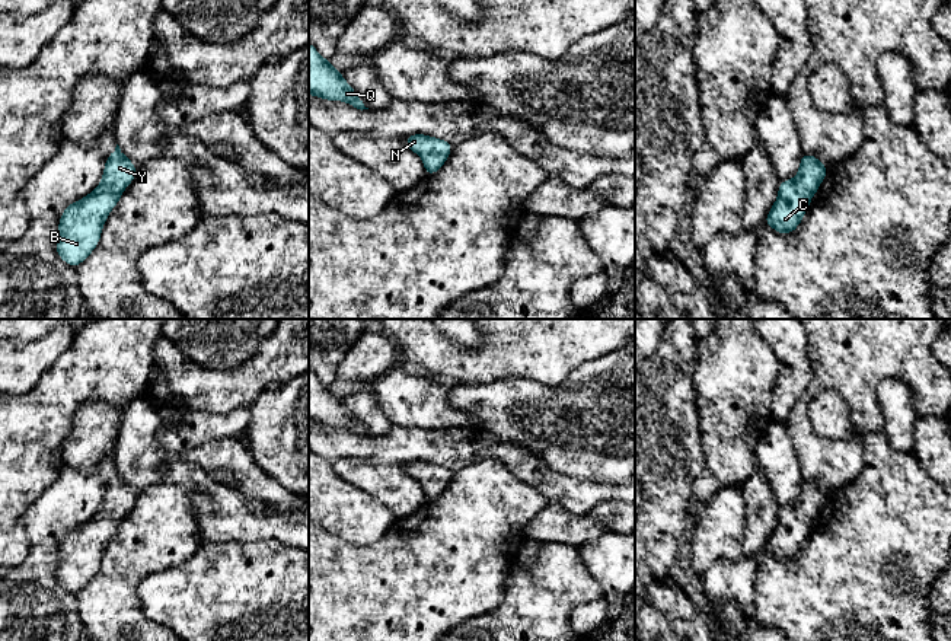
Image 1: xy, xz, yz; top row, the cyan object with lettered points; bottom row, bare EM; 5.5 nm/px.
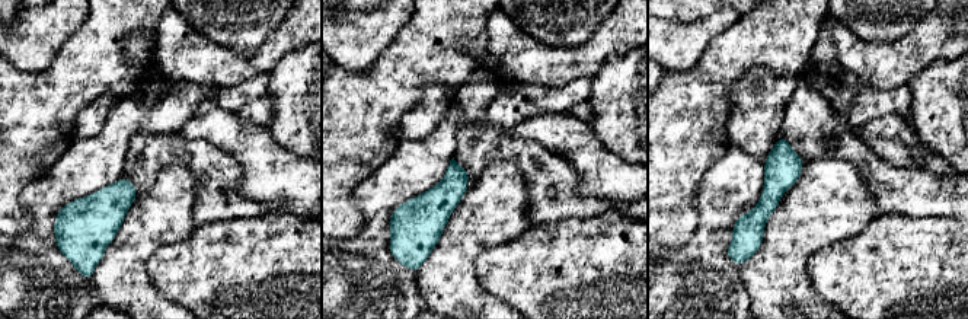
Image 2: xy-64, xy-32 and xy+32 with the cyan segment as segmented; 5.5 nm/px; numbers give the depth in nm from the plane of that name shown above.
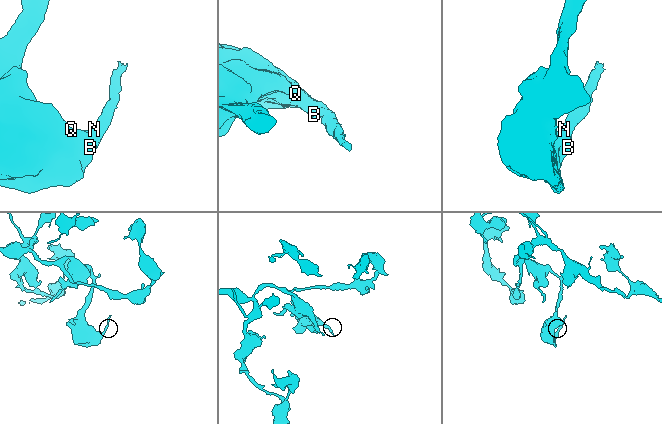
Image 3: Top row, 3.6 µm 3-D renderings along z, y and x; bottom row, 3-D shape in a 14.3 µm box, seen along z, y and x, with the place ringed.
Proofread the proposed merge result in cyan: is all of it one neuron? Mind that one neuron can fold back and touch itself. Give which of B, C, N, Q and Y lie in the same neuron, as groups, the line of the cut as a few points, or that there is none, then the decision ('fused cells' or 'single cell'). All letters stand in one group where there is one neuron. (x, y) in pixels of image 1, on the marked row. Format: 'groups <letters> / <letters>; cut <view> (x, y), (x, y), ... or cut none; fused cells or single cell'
groups B C N Q Y; cut none; single cell

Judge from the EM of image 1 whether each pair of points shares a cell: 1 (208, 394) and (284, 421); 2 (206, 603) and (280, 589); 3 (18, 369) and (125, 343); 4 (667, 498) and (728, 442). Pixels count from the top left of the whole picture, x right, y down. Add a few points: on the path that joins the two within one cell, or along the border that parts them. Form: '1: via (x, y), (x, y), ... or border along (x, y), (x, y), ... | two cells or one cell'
1: border along (271, 382), (248, 407) | two cells
2: via (225, 602), (261, 602) | one cell
3: border along (76, 334), (72, 344), (44, 372), (34, 388) | two cells
4: border along (701, 430), (704, 469), (693, 482), (692, 494) | two cells

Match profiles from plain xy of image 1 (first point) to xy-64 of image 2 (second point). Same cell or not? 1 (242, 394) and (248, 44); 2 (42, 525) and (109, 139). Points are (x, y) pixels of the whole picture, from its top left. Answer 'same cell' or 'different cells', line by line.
1: different cells
2: same cell

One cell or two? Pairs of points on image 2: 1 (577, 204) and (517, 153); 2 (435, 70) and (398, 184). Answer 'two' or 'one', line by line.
1: one
2: two

